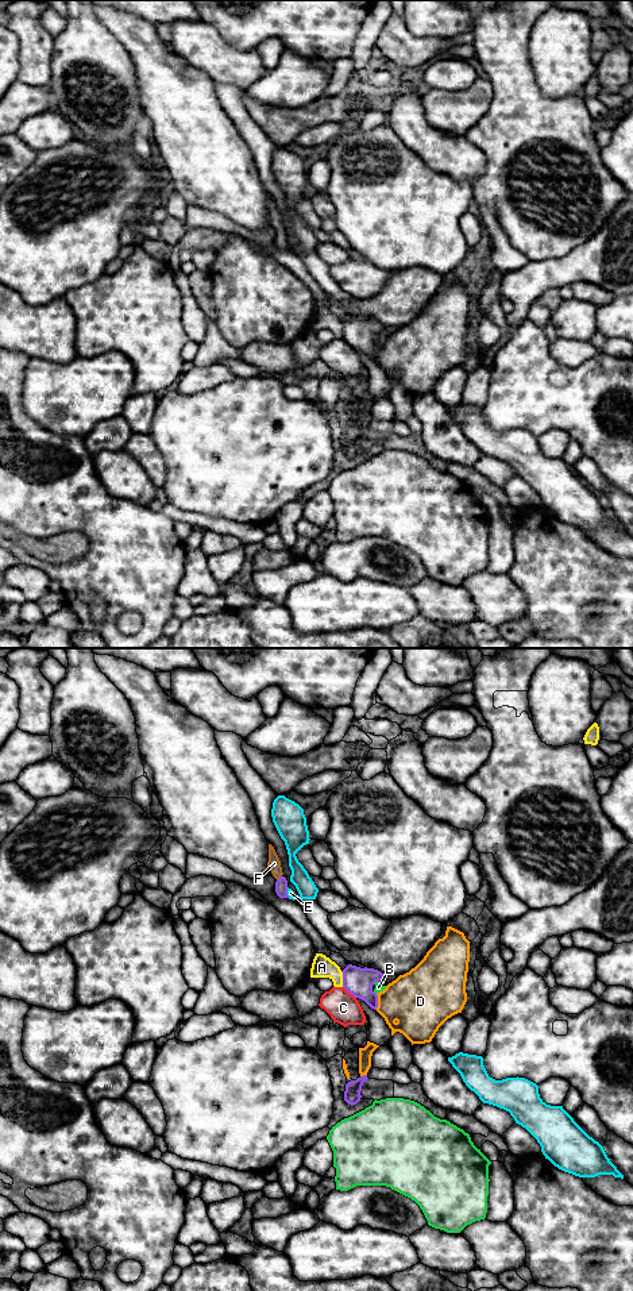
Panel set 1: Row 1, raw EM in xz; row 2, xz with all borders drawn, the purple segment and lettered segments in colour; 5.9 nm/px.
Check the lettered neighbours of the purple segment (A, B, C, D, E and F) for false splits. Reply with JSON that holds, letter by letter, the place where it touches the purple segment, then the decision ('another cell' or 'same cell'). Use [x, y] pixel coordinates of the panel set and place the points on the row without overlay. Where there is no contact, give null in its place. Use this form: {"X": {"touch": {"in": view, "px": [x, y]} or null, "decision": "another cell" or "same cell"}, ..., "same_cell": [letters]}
{"A": {"touch": {"in": "xz", "px": [343, 331]}, "decision": "another cell"}, "B": {"touch": {"in": "xz", "px": [375, 332]}, "decision": "another cell"}, "C": {"touch": {"in": "xz", "px": [350, 345]}, "decision": "another cell"}, "D": {"touch": {"in": "xz", "px": [377, 354]}, "decision": "another cell"}, "E": {"touch": {"in": "xz", "px": [286, 245]}, "decision": "another cell"}, "F": {"touch": {"in": "xz", "px": [280, 230]}, "decision": "same cell"}, "same_cell": ["F"]}

